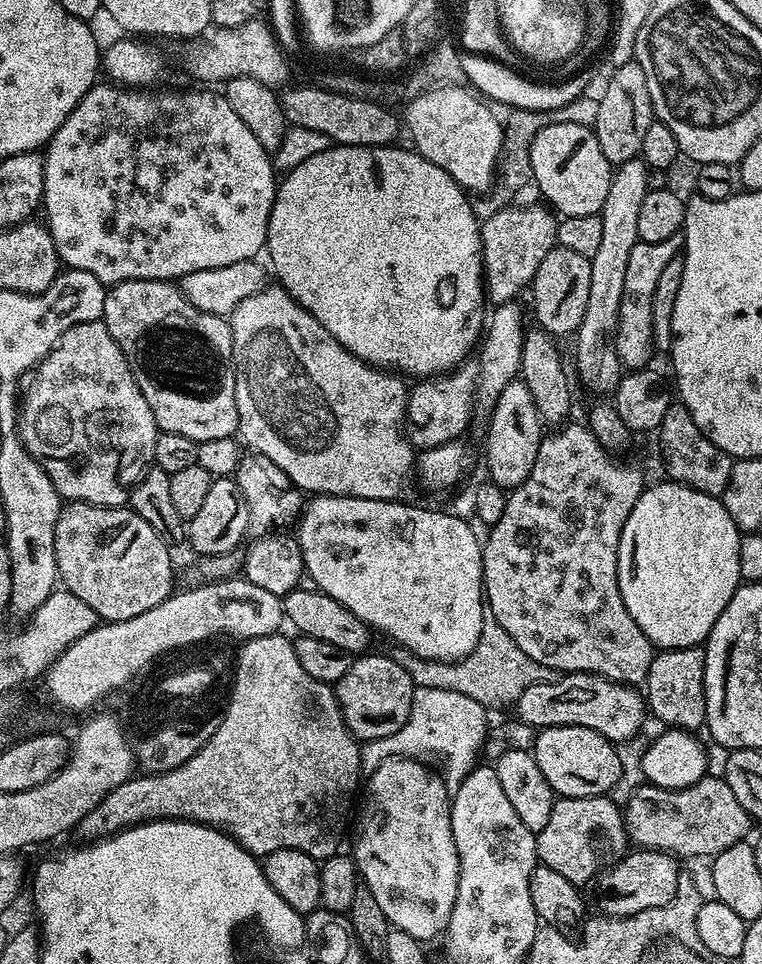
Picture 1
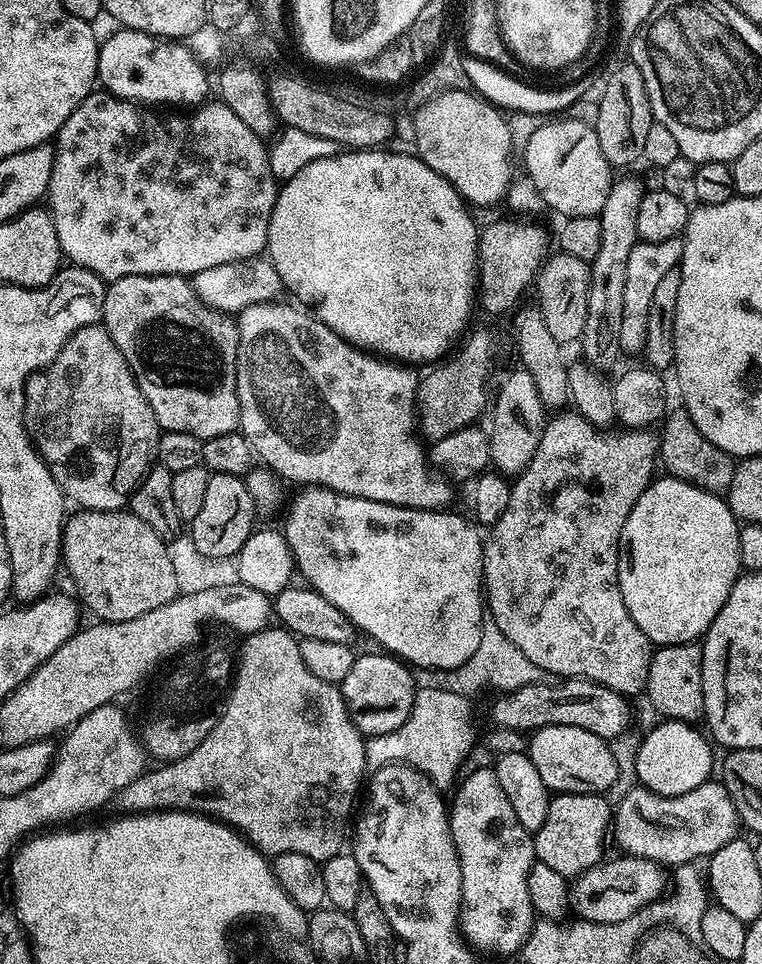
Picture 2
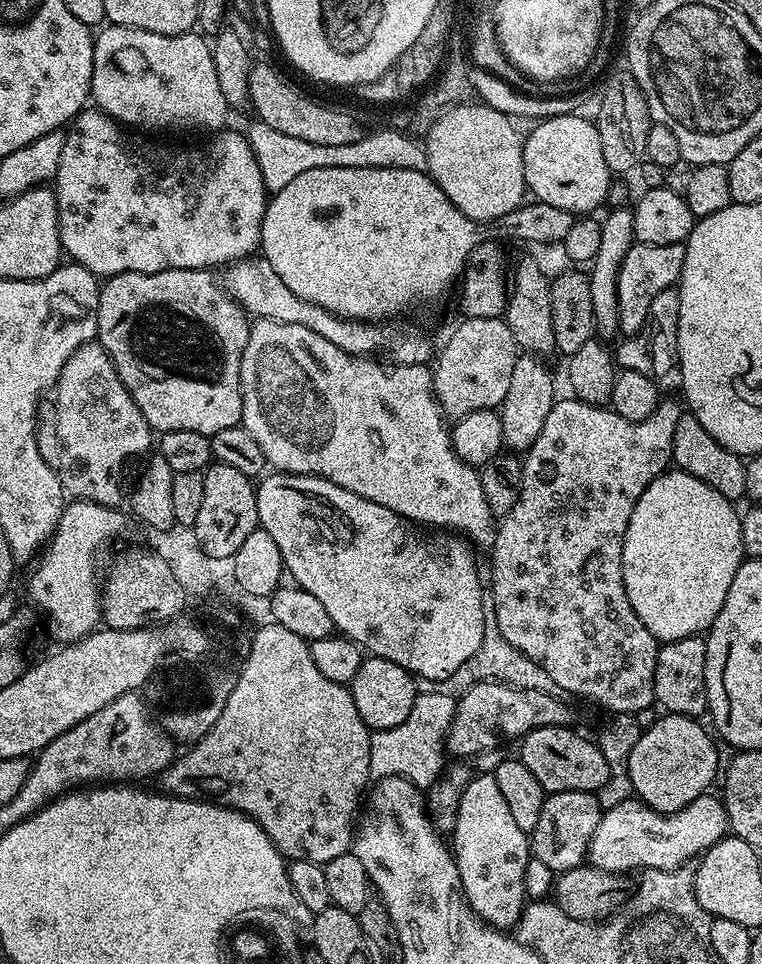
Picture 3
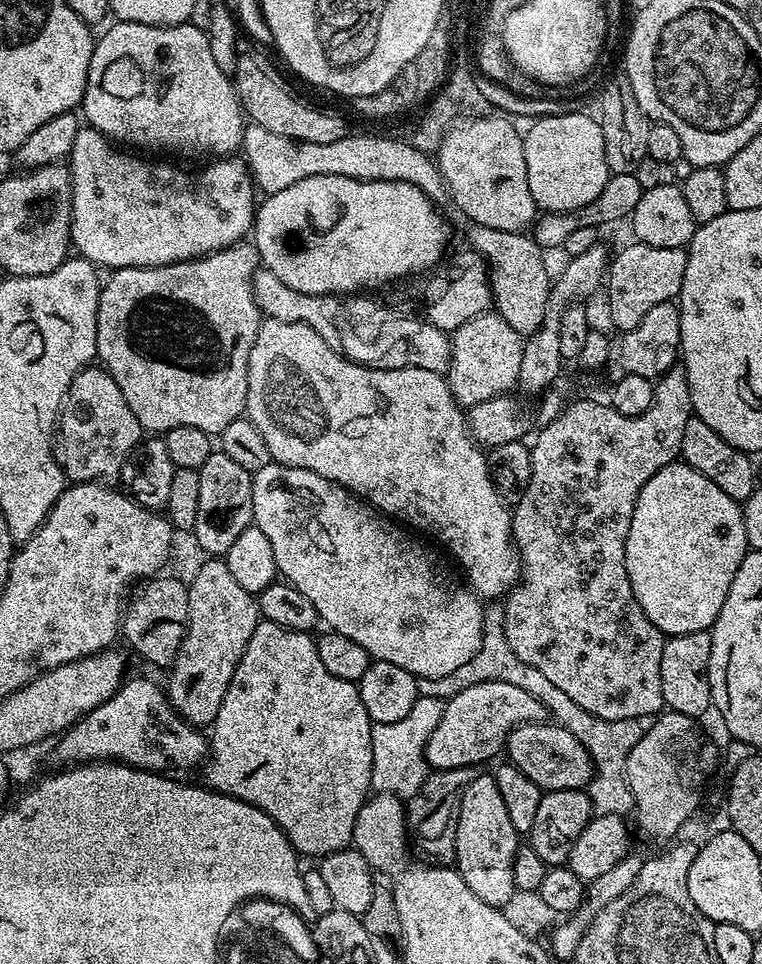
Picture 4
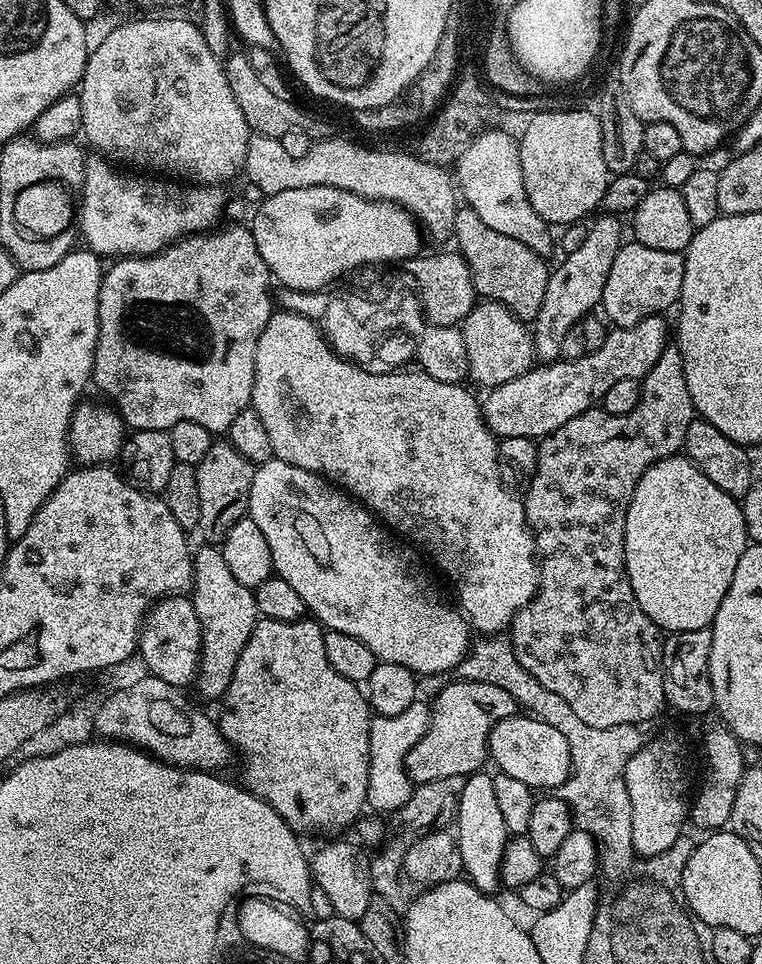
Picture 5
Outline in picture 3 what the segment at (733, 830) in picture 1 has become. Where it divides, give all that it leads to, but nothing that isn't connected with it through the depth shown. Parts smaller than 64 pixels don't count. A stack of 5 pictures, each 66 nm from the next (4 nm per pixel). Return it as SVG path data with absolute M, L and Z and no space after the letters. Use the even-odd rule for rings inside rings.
M705 794L694 798L684 809L674 813L662 813L652 809L639 798L629 798L603 809L598 826L594 830L594 838L590 838L590 846L586 857L591 867L603 872L625 874L631 868L644 867L654 872L676 872L687 860L695 861L707 848L714 846L722 837L729 835L728 815L724 809L724 801L719 795Z

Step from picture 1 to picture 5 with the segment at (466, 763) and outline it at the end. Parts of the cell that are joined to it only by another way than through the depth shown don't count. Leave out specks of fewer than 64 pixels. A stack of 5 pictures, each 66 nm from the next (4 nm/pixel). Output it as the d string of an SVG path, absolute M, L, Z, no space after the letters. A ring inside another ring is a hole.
M418 698L402 714L373 717L370 726L370 762L367 768L366 806L370 810L372 808L392 814L409 801L414 785L408 776L405 759L429 728L430 716L431 707Z

